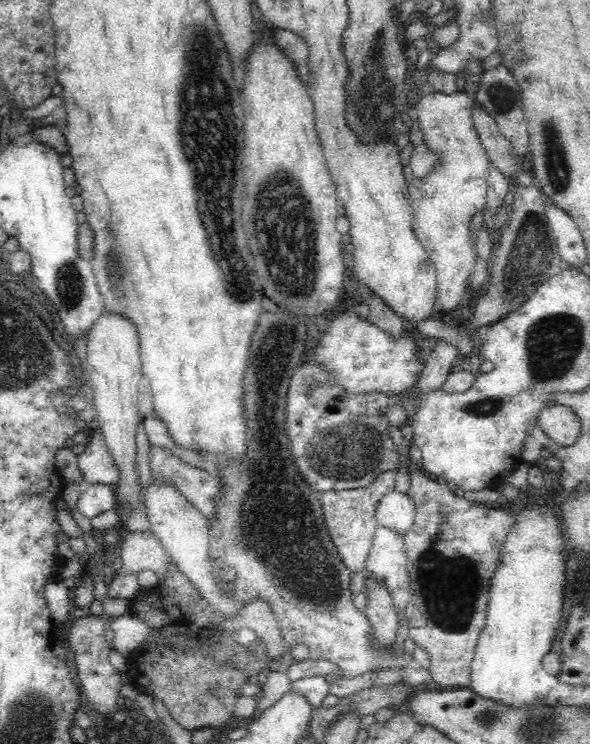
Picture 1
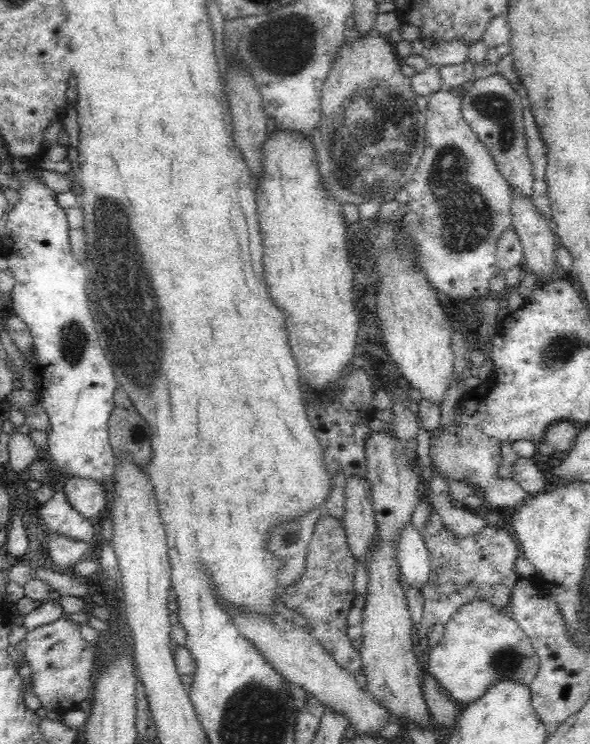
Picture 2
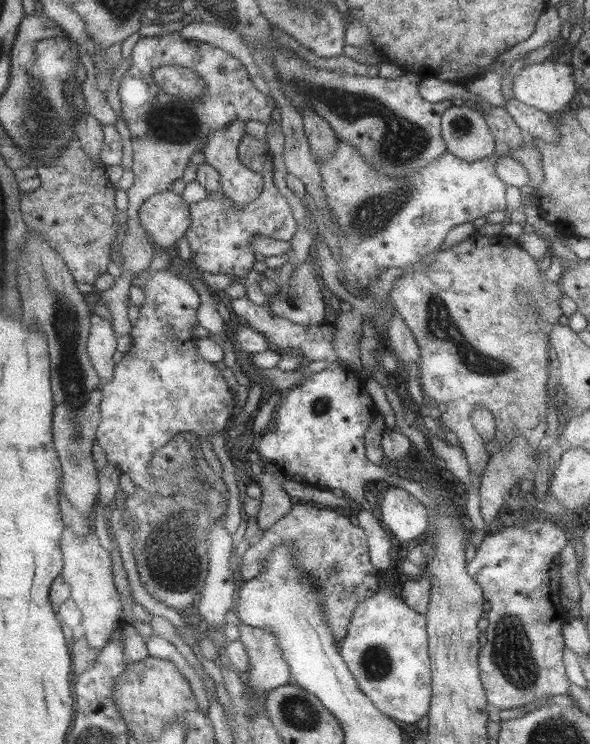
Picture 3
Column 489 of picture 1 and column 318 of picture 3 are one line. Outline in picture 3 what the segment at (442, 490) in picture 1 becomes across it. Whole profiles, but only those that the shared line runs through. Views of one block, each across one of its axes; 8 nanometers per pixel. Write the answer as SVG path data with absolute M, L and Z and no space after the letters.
M294 501L288 514L264 529L262 539L244 553L238 569L243 579L250 580L264 570L266 556L278 546L289 543L294 550L296 566L318 578L320 598L324 600L324 612L330 632L339 644L344 641L350 619L358 603L374 596L380 588L380 570L372 565L368 536L364 528L354 525L350 518L338 514L335 508L316 507L308 502Z

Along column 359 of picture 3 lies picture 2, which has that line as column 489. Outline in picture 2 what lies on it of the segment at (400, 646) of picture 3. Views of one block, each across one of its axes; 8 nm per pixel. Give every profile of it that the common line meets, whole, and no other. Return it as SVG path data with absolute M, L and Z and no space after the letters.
M472 600L446 622L444 636L434 650L429 650L423 670L434 675L452 699L467 705L477 701L498 679L514 679L530 686L539 664L531 640L506 610L496 610L485 600Z

